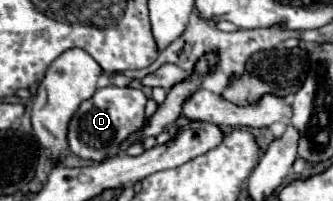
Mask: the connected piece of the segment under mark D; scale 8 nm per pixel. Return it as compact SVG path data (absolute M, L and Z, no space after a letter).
M108 86L108 88L96 90L92 98L88 98L80 104L78 112L70 120L70 126L68 126L70 150L76 156L80 156L82 160L92 160L92 162L104 162L104 160L116 156L120 150L120 144L132 132L142 128L142 124L146 120L144 106L146 106L146 96L138 88Z

